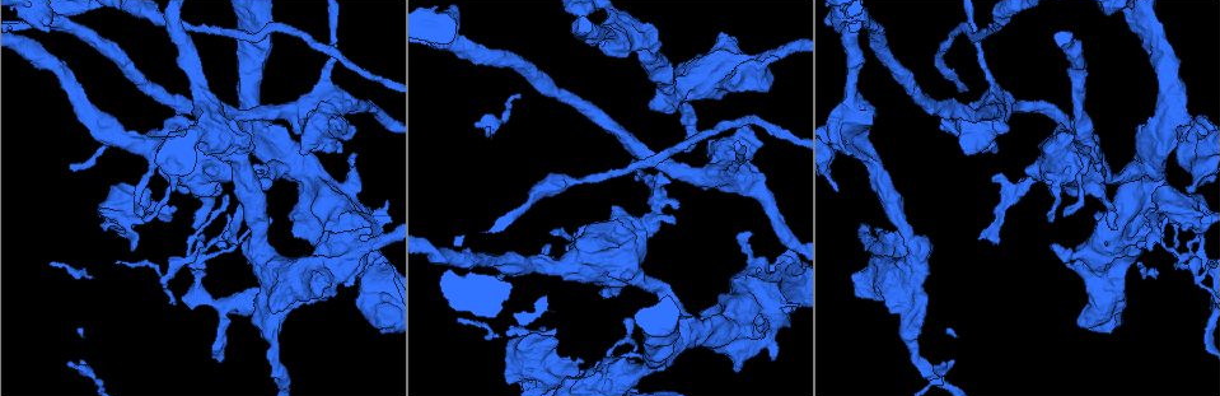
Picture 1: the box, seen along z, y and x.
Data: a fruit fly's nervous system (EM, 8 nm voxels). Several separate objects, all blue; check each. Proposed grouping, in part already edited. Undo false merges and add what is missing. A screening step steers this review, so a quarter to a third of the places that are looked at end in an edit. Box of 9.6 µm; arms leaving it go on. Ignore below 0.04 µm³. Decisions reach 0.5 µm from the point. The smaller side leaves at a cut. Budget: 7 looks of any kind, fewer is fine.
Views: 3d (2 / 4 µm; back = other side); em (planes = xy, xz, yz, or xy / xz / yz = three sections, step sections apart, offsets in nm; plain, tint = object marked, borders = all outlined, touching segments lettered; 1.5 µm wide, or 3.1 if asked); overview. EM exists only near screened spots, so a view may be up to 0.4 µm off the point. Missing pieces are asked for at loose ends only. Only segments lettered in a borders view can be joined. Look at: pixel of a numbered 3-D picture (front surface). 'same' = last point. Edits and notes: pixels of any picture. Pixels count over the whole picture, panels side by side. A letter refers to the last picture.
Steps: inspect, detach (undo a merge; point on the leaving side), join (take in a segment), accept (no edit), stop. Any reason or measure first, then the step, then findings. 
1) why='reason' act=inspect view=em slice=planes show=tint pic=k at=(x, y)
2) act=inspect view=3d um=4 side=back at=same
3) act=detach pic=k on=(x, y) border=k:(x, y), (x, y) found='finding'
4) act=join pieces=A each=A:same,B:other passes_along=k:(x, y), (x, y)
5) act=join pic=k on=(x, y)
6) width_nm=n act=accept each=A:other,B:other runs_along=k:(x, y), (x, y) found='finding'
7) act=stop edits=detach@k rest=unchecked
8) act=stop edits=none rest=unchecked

why='stops while still wide' act=inspect view=3d um=4 side=back pic=1 at=(774, 361)

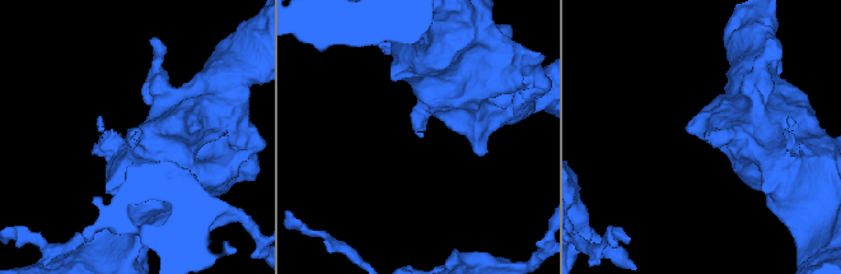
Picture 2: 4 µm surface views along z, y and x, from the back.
why='shape alone is not enough' act=inspect view=em slice=planes show=plain pic=2 at=(137, 138)

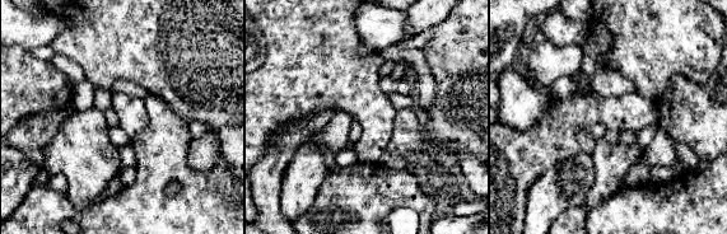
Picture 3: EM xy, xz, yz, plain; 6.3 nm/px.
act=inspect view=em slice=planes show=borders at=same

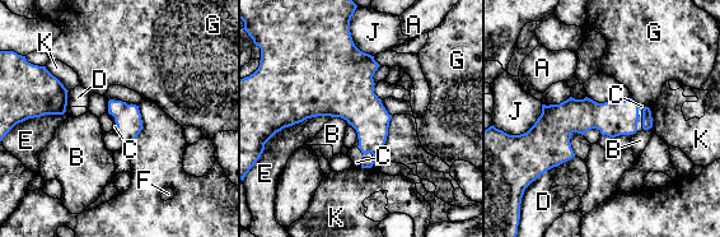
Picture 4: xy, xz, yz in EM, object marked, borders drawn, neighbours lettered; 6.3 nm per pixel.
act=join pieces=C each=A:other,B:other,C:same,D:other,E:other,F:other,G:other,J:other,K:other found='it goes on there'

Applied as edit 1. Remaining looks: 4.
why='see it whole again' act=inspect view=overview

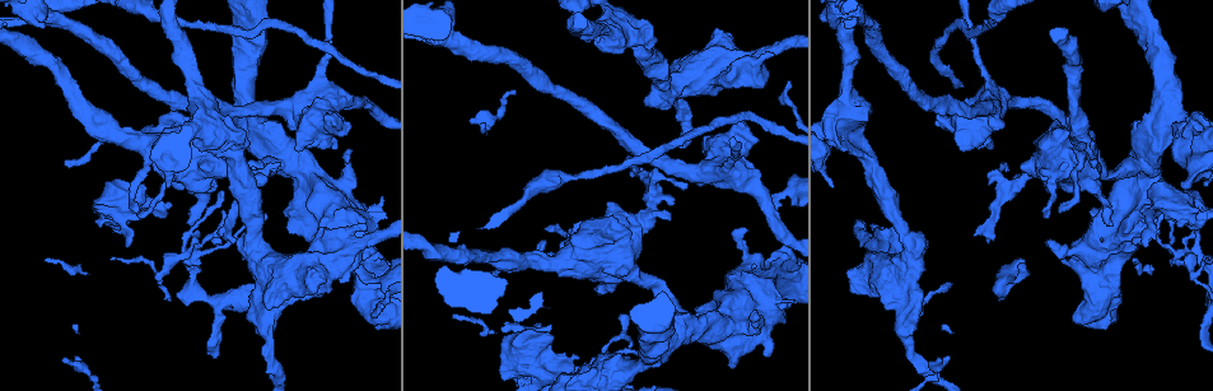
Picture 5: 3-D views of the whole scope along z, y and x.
act=inspect view=em slice=planes show=tint pic=5 at=(1023, 262)

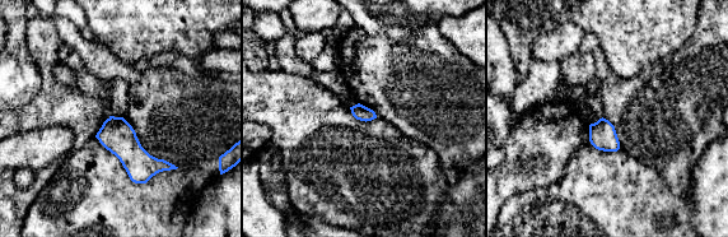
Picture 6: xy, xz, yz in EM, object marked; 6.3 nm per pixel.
act=inspect view=em slice=planes show=borders at=same

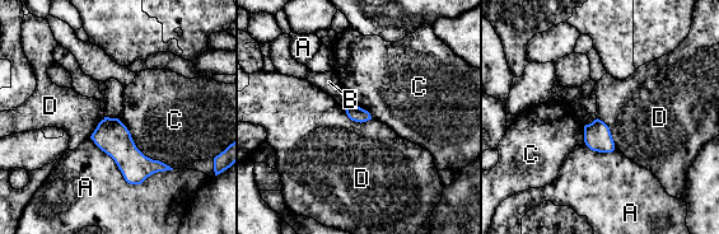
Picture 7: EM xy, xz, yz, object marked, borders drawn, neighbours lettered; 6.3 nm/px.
act=accept each=A:other,B:other,C:other,D:other border=7:(597, 117), (608, 127), (615, 148) found='none of them fits'

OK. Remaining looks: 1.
act=inspect view=em slice=planes show=borders pic=5 at=(324, 66)

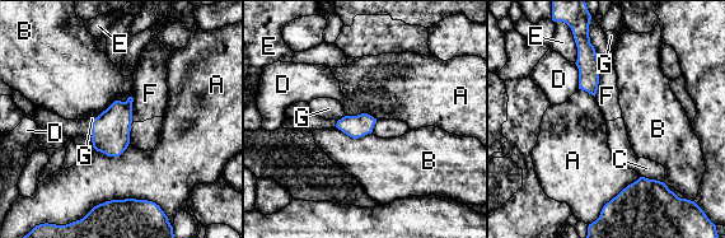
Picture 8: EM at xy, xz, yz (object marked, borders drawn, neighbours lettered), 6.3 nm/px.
act=accept each=A:other,B:other,C:other,D:other,E:other,F:other,G:other border=8:(157, 204), (111, 199), (92, 208) found='all the same cell'

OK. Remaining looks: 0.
act=stop edits=join@4 rest=unchecked

